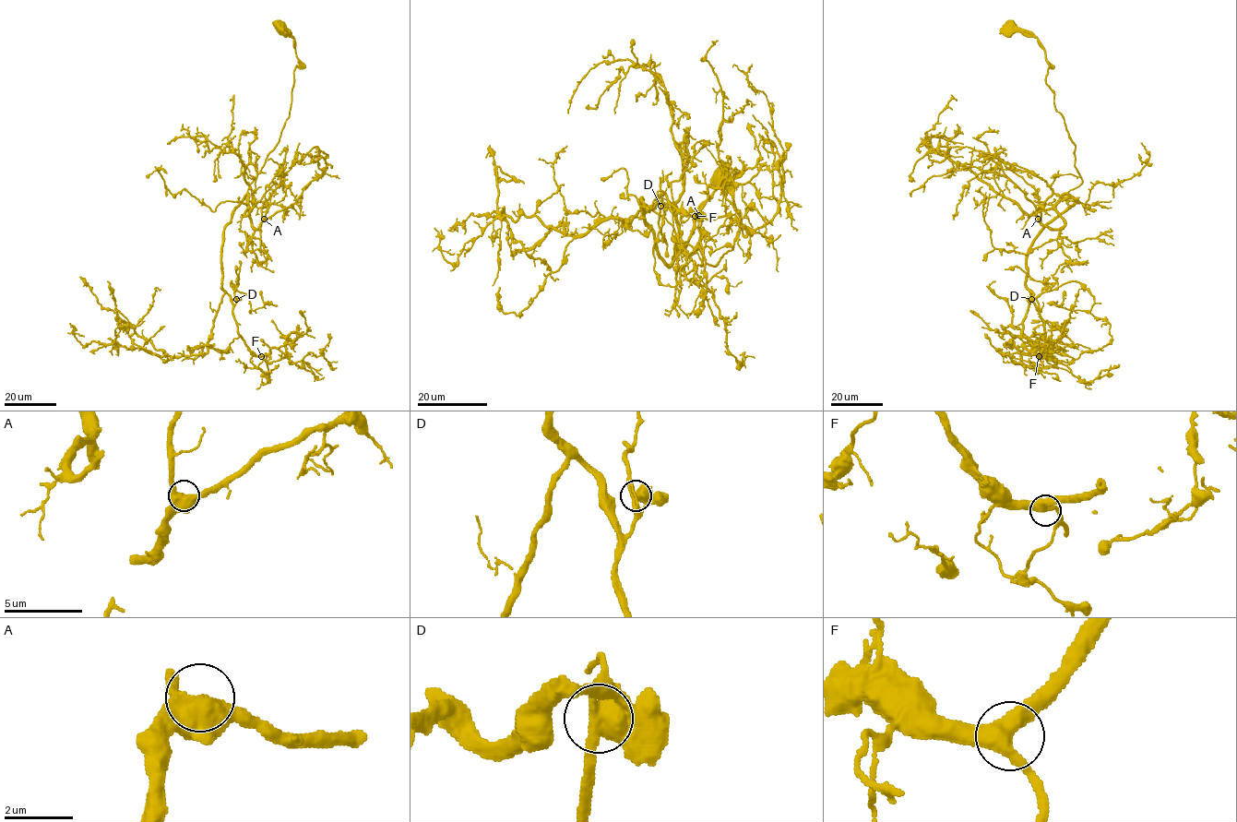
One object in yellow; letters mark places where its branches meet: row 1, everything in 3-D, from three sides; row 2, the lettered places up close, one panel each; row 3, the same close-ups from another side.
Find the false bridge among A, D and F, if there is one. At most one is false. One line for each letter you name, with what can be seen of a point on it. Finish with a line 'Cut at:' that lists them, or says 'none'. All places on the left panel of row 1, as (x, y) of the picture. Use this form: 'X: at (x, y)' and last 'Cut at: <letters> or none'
Cut at: none

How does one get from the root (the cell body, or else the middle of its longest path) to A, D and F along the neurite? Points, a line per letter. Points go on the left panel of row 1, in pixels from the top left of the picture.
A: (281, 29), (293, 38), (299, 65), (279, 141), (247, 189), (252, 225), (257, 229), (264, 219)
D: (281, 29), (293, 38), (299, 65), (294, 70), (289, 117), (223, 228), (221, 287), (234, 305), (236, 299)
F: (281, 29), (293, 38), (299, 65), (289, 117), (223, 228), (221, 252), (221, 287), (237, 333), (261, 356)

